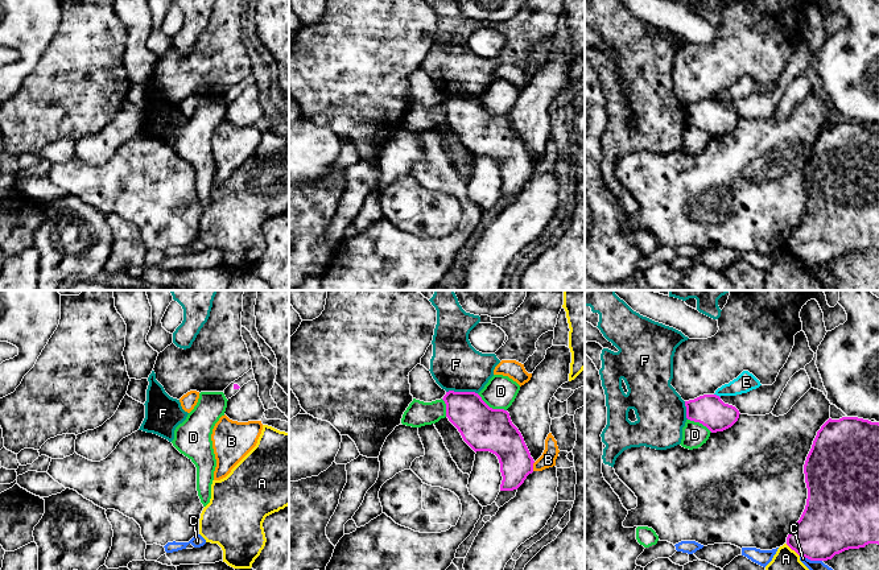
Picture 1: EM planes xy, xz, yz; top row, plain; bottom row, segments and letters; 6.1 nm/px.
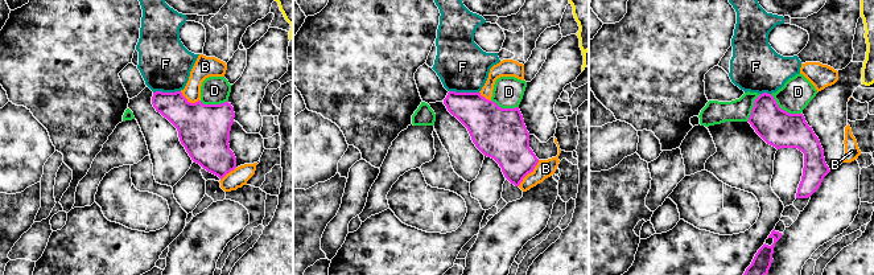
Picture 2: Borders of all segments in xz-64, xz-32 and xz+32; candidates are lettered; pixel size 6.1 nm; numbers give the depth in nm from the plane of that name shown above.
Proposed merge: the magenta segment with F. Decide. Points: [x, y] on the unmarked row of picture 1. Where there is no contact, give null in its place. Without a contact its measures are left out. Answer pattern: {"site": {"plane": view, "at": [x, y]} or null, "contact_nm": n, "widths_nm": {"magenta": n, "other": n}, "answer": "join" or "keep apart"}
{"site": {"plane": "xz", "at": [462, 96]}, "contact_nm": 190, "widths_nm": {"magenta": 280, "other": 300}, "answer": "keep apart"}

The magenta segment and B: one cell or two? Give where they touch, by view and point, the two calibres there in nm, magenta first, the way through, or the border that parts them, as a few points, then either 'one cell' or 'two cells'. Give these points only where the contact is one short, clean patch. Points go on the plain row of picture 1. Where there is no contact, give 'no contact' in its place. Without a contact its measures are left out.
contact xz (532, 170); calibres 220 and 100 nm; two cells

